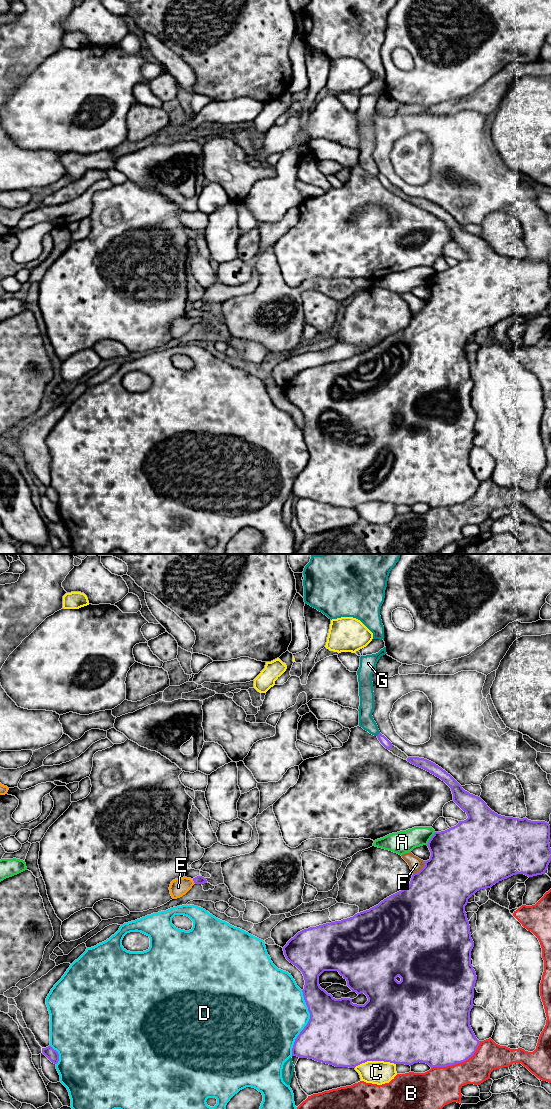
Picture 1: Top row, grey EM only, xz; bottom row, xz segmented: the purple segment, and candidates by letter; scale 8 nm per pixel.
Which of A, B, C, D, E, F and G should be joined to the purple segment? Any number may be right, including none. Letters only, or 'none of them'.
E

